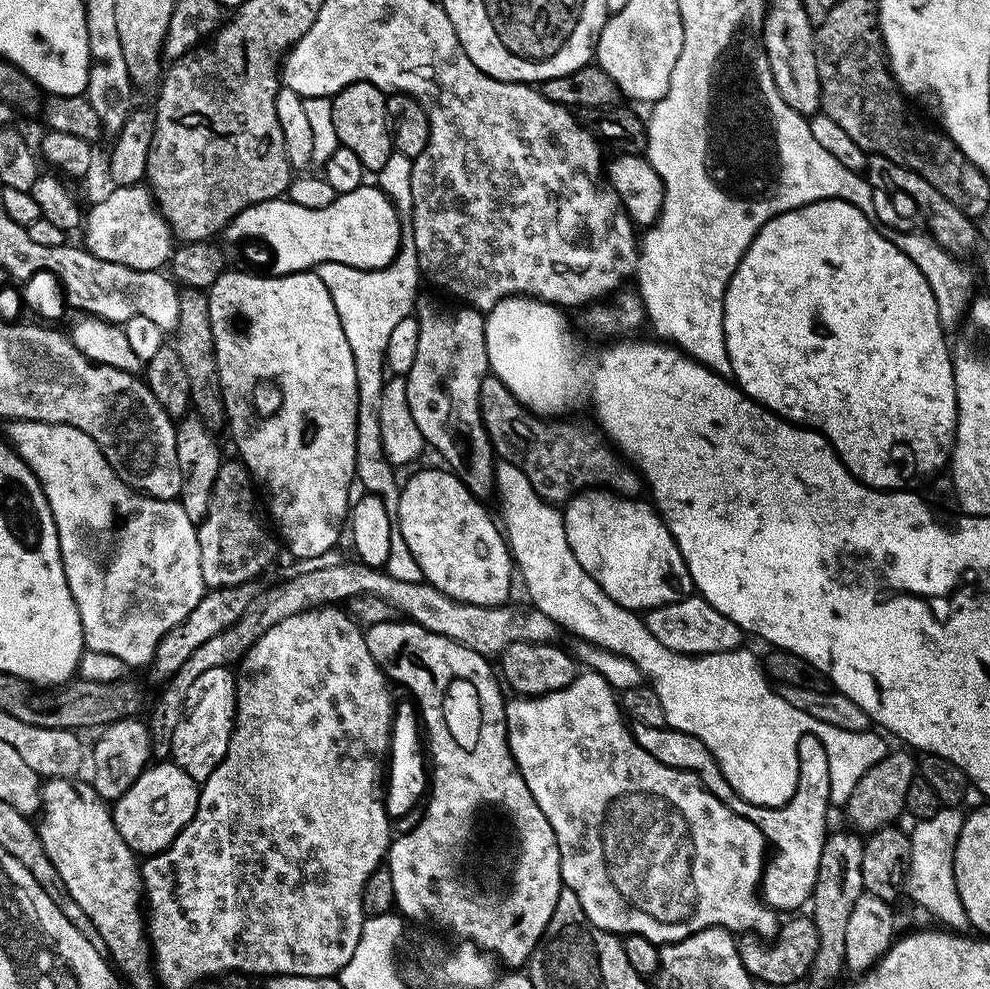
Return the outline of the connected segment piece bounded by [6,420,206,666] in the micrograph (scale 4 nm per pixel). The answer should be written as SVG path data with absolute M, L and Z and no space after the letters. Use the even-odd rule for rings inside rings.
M9 420L6 427L8 427L8 433L6 433L8 443L16 449L16 453L26 462L26 466L30 466L30 470L36 475L46 494L46 502L50 506L50 514L54 518L54 526L58 530L58 546L62 554L66 582L70 586L70 594L78 606L85 649L89 652L114 654L114 658L122 658L122 662L126 666L132 666L132 664L149 665L160 639L170 630L174 630L174 626L181 624L186 618L186 614L190 614L190 610L194 610L194 606L198 606L198 602L204 597L206 589L200 565L197 525L192 524L190 518L186 518L186 510L182 510L179 499L159 500L131 488L112 469L110 462L94 442L94 438L90 438L90 434L86 434L79 428L65 424L47 424L41 420Z

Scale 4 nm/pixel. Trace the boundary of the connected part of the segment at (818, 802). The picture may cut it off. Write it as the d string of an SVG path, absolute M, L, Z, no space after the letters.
M633 723L631 730L638 746L642 746L646 754L671 768L693 772L710 794L714 794L726 807L734 810L734 814L754 822L765 841L771 847L772 844L776 847L776 857L773 860L771 857L770 866L765 867L762 881L762 899L769 908L780 914L792 914L811 901L814 882L818 878L818 862L822 859L822 846L830 832L828 808L832 804L830 762L826 758L826 750L816 736L804 736L800 739L800 769L794 794L782 806L759 808L756 804L746 802L732 789L718 762L698 738L667 726L651 728Z

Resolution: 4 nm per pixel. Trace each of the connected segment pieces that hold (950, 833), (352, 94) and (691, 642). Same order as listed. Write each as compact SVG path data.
M942 806L938 811L936 811L930 818L917 821L909 833L909 840L911 842L911 862L908 864L908 879L906 881L906 892L907 895L912 895L912 900L920 908L925 908L930 915L936 920L941 920L943 927L948 930L964 930L969 927L968 915L966 914L966 906L962 906L962 898L958 898L958 886L954 882L954 850L957 846L958 834L961 833L961 828L964 825L965 813L956 806Z
M363 80L346 84L341 92L331 97L331 101L332 121L339 147L352 151L369 173L382 171L388 159L394 156L392 135L388 133L385 93L369 80Z
M698 594L686 597L666 606L647 609L642 619L646 630L666 646L666 650L681 652L687 656L705 656L715 652L734 652L745 643L746 633L726 614L718 614L710 602L706 602Z

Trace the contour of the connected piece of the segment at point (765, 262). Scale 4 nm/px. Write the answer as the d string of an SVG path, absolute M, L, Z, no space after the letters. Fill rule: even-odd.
M838 199L819 200L813 204L807 204L801 208L795 208L770 218L770 222L766 222L762 226L762 230L758 230L758 234L750 242L746 254L738 262L738 266L734 270L734 274L724 291L724 341L726 342L726 350L730 358L732 376L740 391L746 393L757 404L761 404L762 407L775 412L777 416L790 420L797 426L803 426L823 434L828 439L828 443L831 444L837 456L840 457L842 463L844 463L844 467L860 483L867 484L869 488L879 488L881 490L908 490L916 486L912 484L920 484L927 476L934 475L943 464L945 467L952 455L952 444L956 440L956 387L954 386L954 370L952 369L952 352L950 351L950 344L948 348L947 338L944 337L947 336L946 330L938 322L938 302L934 302L934 294L930 290L930 282L926 282L922 270L918 270L918 266L914 266L914 262L910 262L910 258L906 254L902 254L902 250L898 250L898 246L894 246L894 242L887 240L883 231L879 227L876 229L872 223L873 221L870 217L862 214L862 210L858 210L850 202Z

